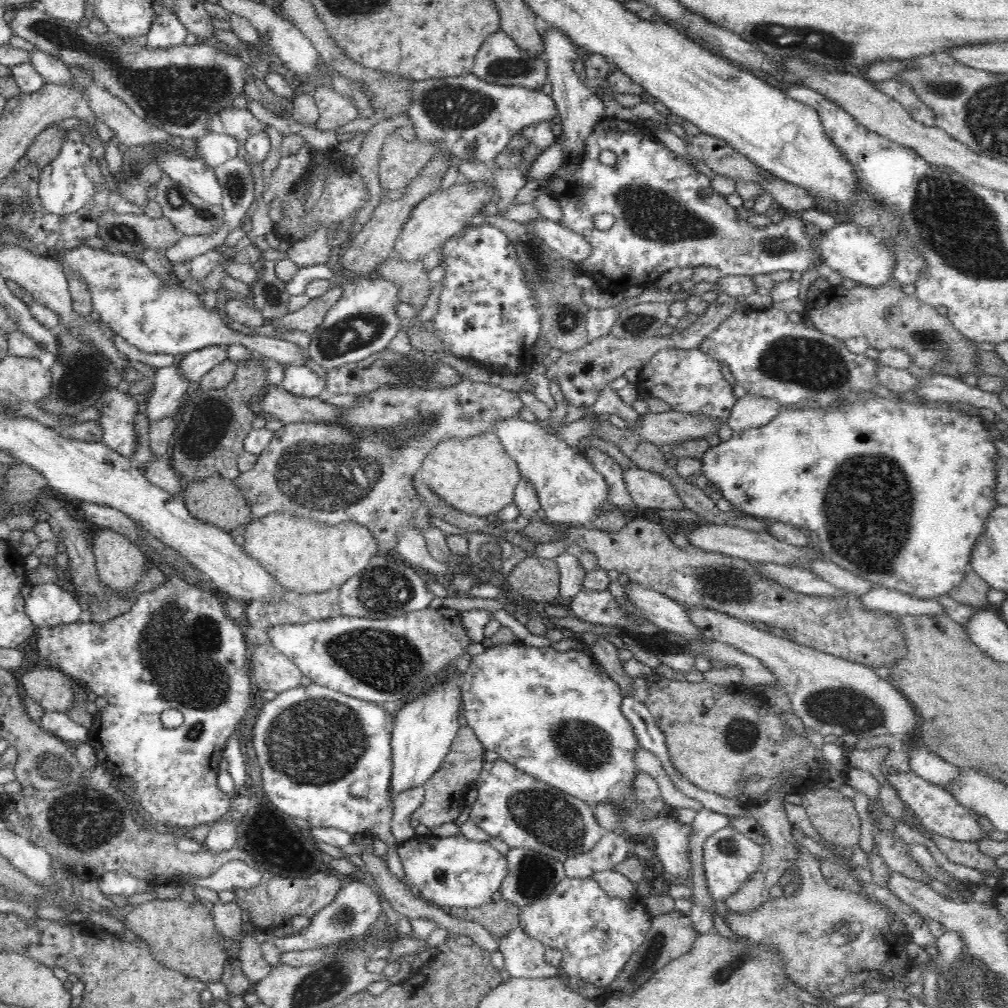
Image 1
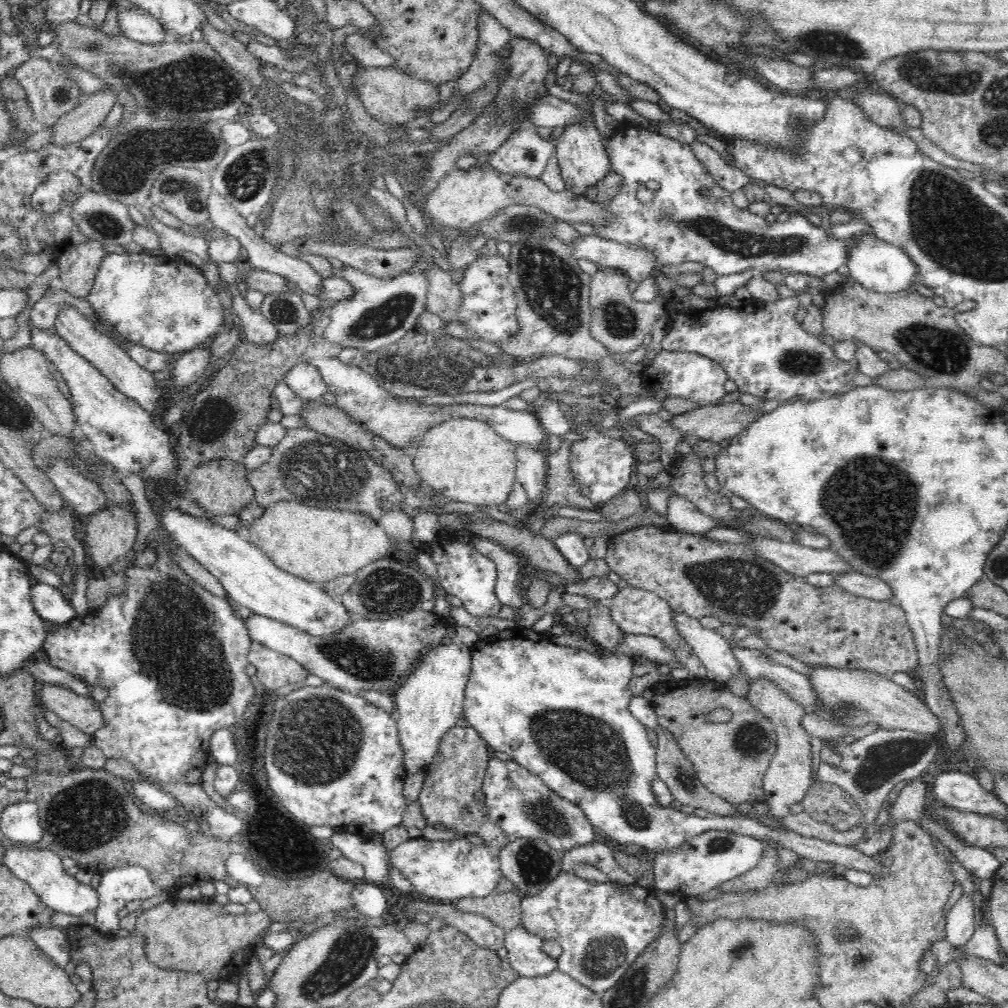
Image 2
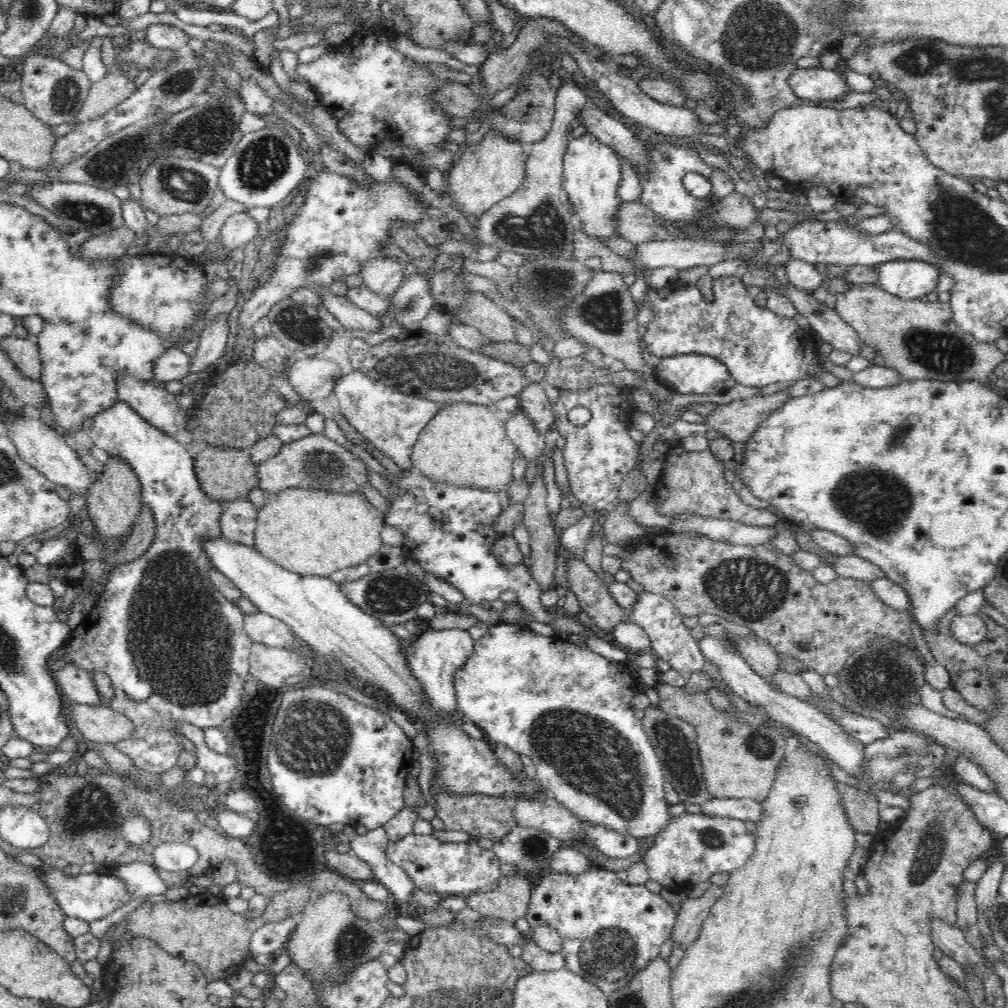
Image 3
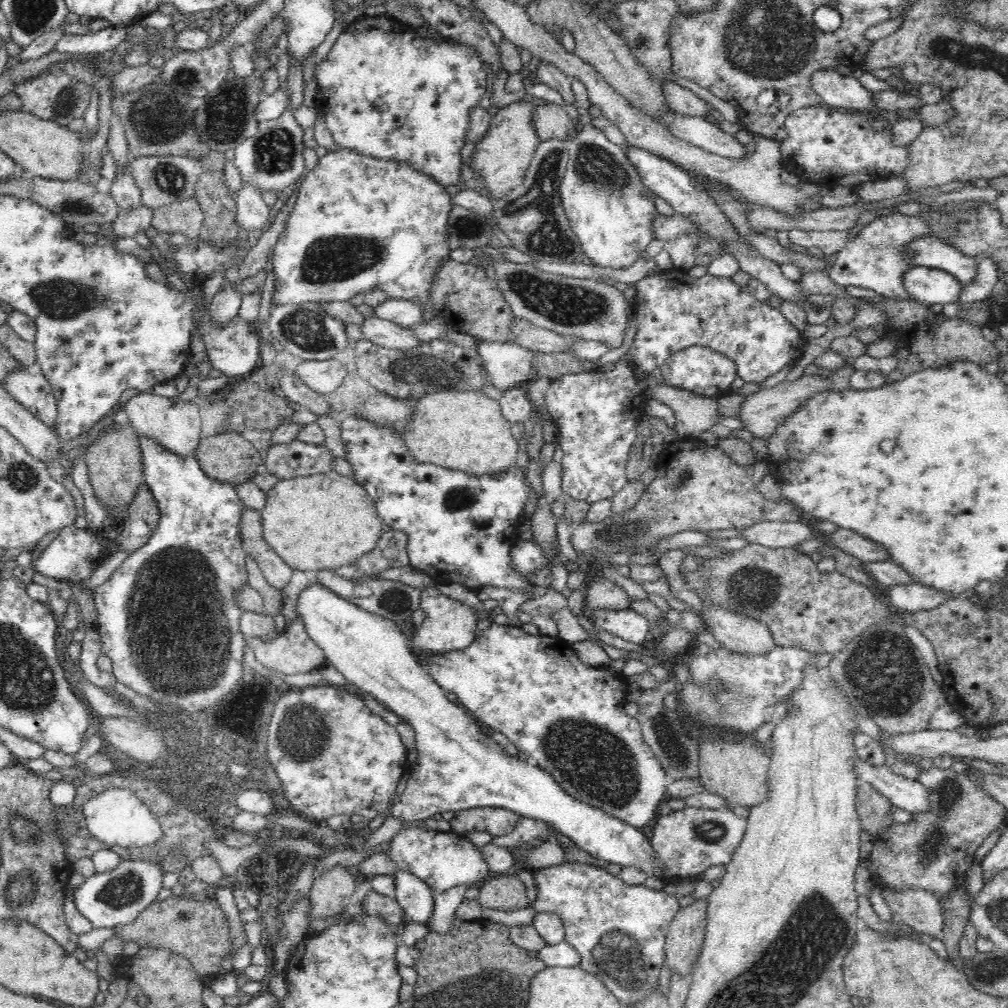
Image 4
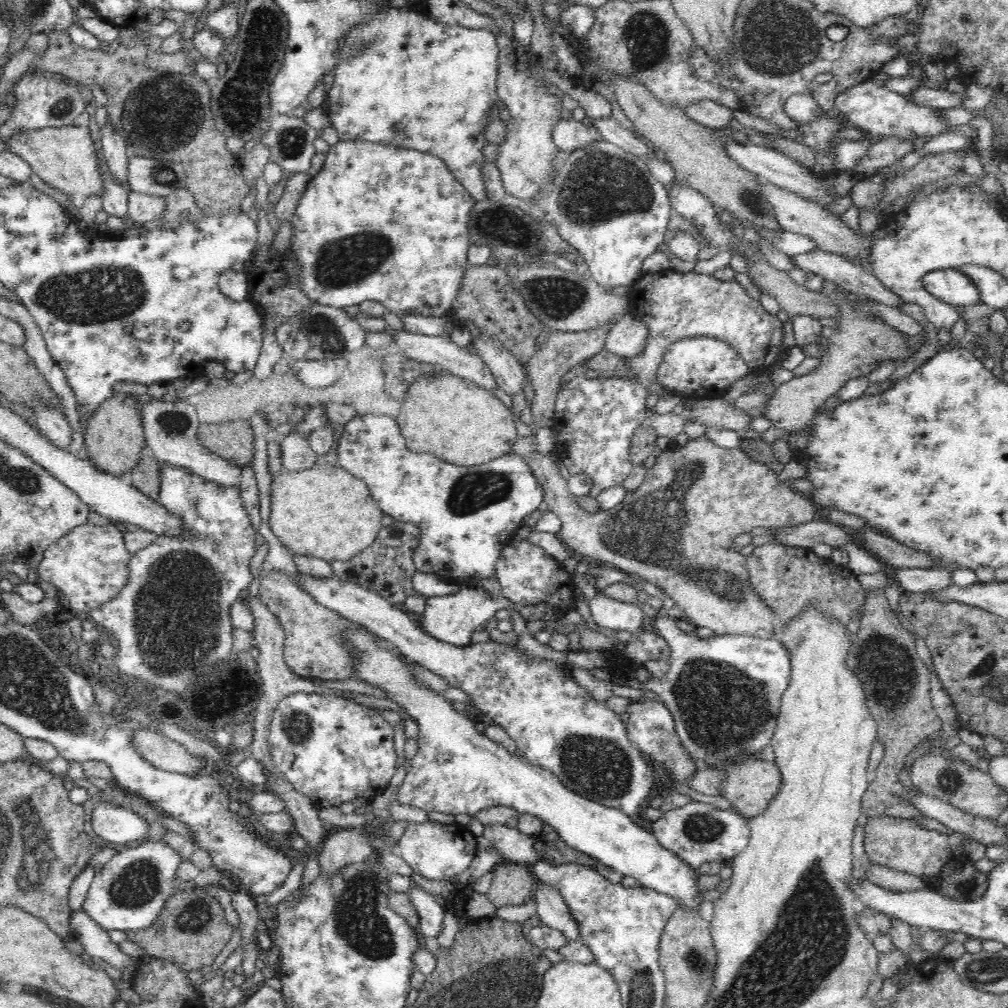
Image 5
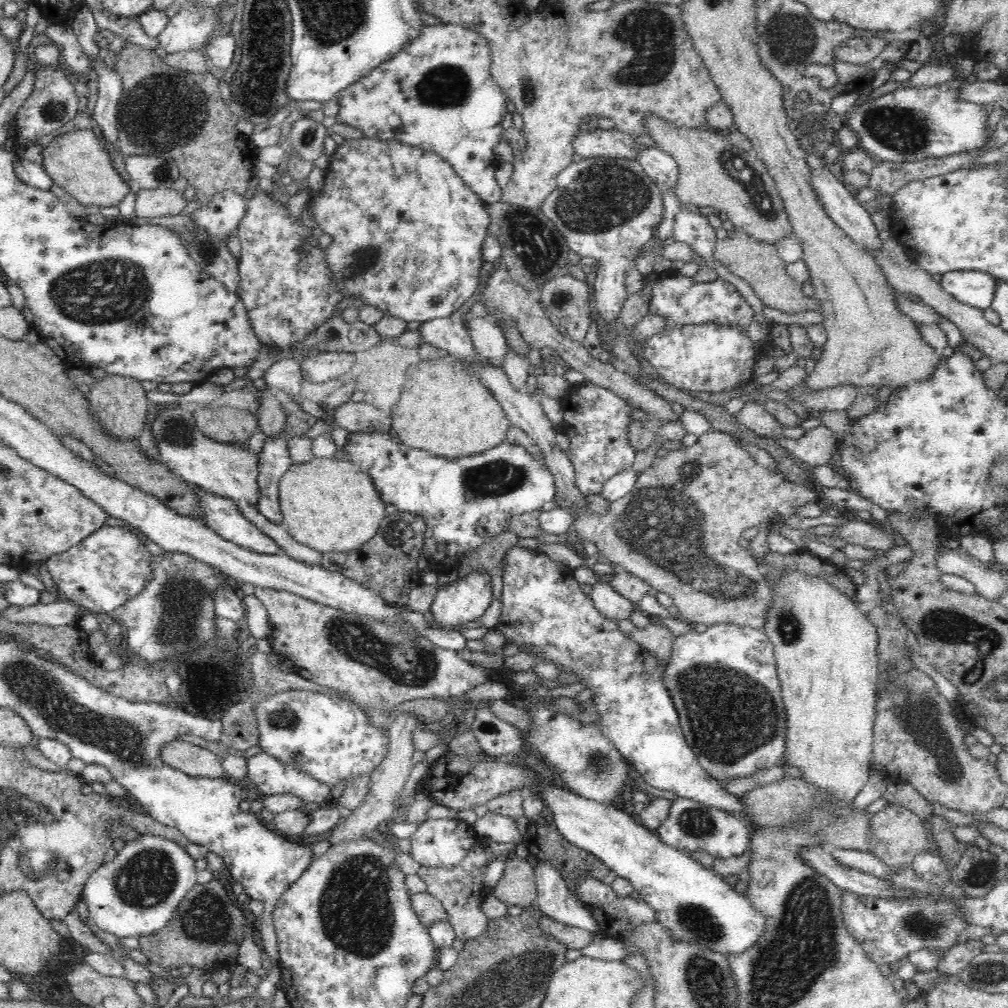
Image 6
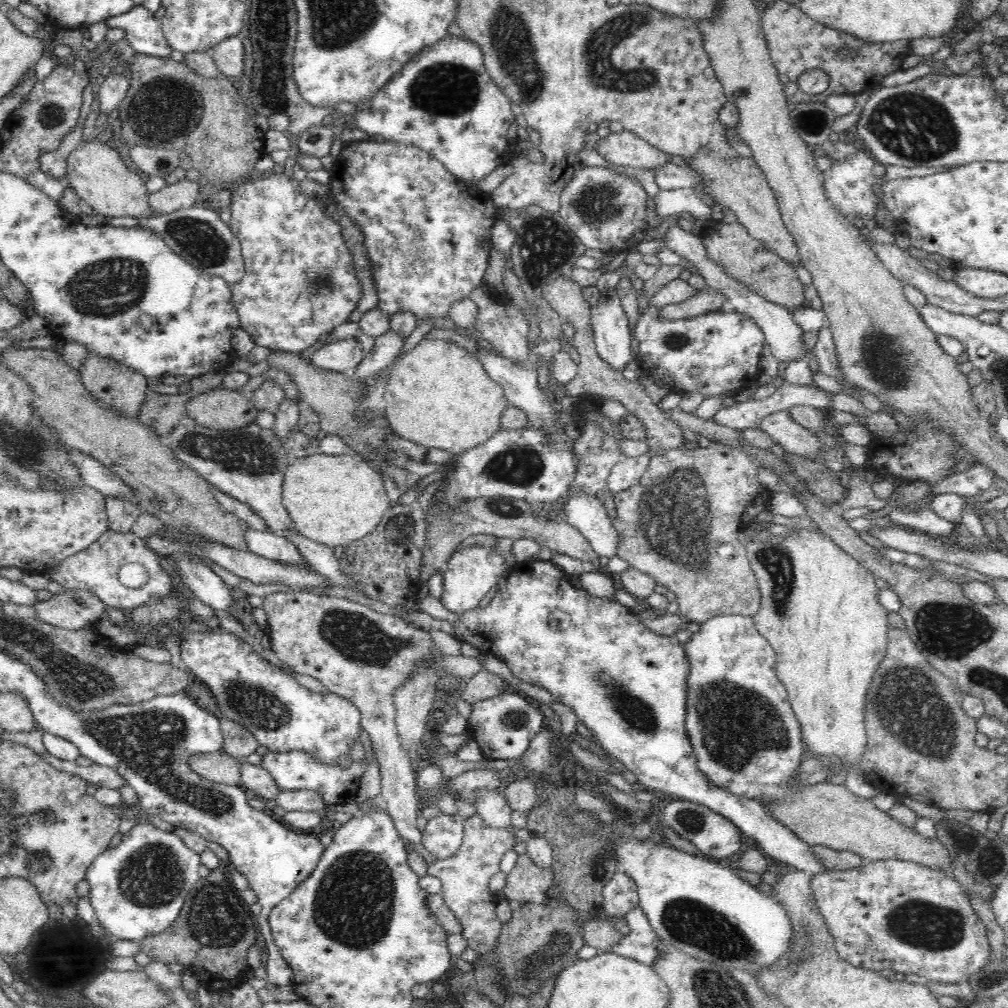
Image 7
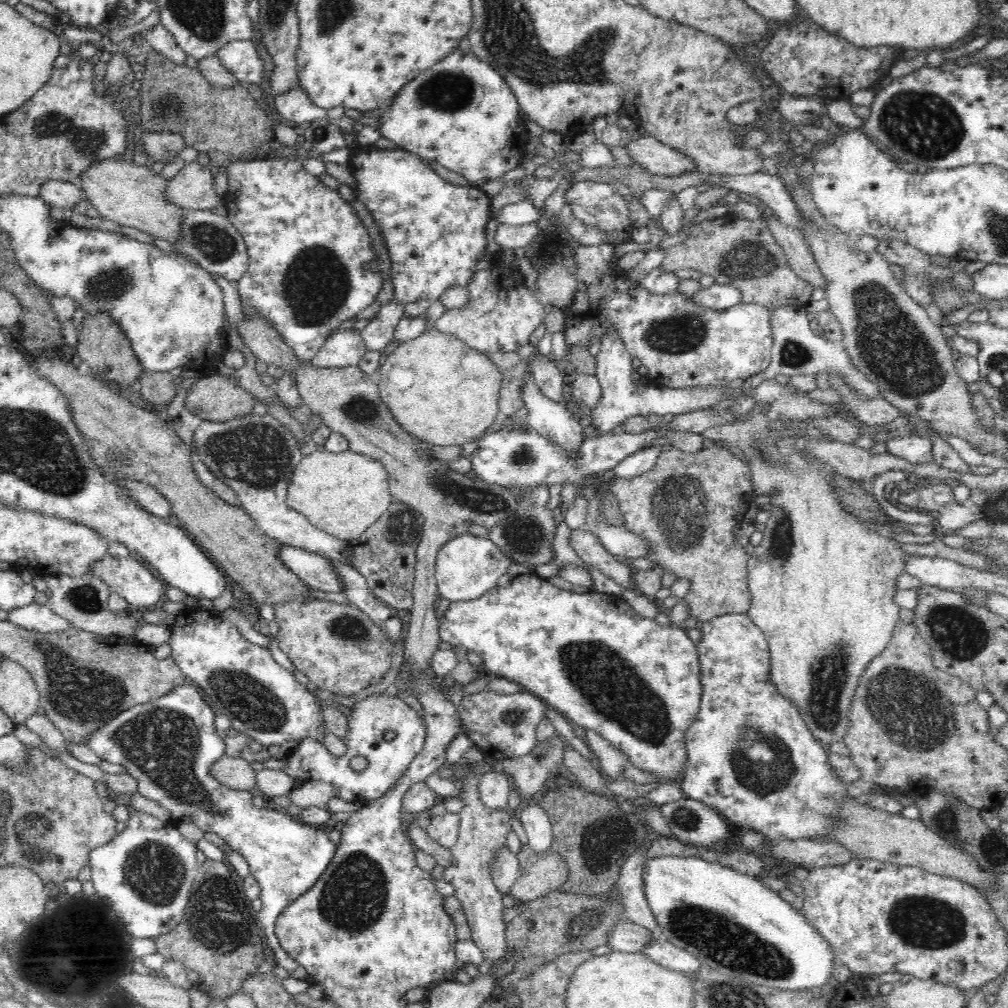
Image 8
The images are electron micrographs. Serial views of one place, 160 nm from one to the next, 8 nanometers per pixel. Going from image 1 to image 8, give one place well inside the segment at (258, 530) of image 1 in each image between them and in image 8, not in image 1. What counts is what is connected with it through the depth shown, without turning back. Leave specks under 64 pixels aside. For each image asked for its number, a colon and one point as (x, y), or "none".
2: (318, 545)
3: (311, 532)
4: (323, 521)
5: (324, 512)
6: (329, 505)
7: (334, 499)
8: (342, 493)

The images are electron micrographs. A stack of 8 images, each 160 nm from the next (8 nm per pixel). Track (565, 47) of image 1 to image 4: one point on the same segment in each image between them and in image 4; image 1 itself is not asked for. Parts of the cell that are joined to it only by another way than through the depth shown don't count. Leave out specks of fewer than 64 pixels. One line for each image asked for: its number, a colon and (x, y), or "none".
2: (583, 161)
3: (591, 171)
4: (601, 192)

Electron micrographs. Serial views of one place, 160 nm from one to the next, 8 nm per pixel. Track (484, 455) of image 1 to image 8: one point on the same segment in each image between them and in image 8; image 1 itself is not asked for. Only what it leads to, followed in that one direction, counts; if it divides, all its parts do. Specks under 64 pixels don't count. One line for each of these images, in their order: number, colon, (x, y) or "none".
2: (465, 460)
3: (466, 445)
4: (464, 431)
5: (457, 421)
6: (443, 409)
7: (438, 394)
8: (439, 388)

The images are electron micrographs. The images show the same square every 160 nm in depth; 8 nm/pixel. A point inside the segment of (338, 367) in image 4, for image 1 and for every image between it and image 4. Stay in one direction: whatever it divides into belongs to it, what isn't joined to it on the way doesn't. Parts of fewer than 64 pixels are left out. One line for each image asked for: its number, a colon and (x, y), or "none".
1: (298, 380)
2: (303, 379)
3: (311, 378)

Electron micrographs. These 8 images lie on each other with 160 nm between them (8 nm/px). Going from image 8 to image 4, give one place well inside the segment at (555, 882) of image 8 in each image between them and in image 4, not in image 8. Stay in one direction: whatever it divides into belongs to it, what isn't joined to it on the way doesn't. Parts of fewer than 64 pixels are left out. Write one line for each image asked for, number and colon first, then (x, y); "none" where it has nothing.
4: (506, 892)
5: (514, 884)
6: (517, 887)
7: (527, 881)

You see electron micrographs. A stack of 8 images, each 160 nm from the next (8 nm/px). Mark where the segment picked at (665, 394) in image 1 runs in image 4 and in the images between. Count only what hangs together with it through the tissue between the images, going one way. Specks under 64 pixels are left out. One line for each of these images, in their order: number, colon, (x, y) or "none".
2: (687, 375)
3: (700, 374)
4: (701, 370)

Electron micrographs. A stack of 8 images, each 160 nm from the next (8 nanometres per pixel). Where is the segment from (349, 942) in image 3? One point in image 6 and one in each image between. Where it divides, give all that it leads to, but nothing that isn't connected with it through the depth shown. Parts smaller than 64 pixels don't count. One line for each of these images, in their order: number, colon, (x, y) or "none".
4: (330, 894)
5: (342, 847)
6: (386, 783)

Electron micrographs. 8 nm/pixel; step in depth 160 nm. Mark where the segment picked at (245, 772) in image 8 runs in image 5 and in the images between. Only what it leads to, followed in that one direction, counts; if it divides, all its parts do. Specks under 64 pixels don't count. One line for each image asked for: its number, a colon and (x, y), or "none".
5: (160, 751)
6: (197, 762)
7: (219, 767)

